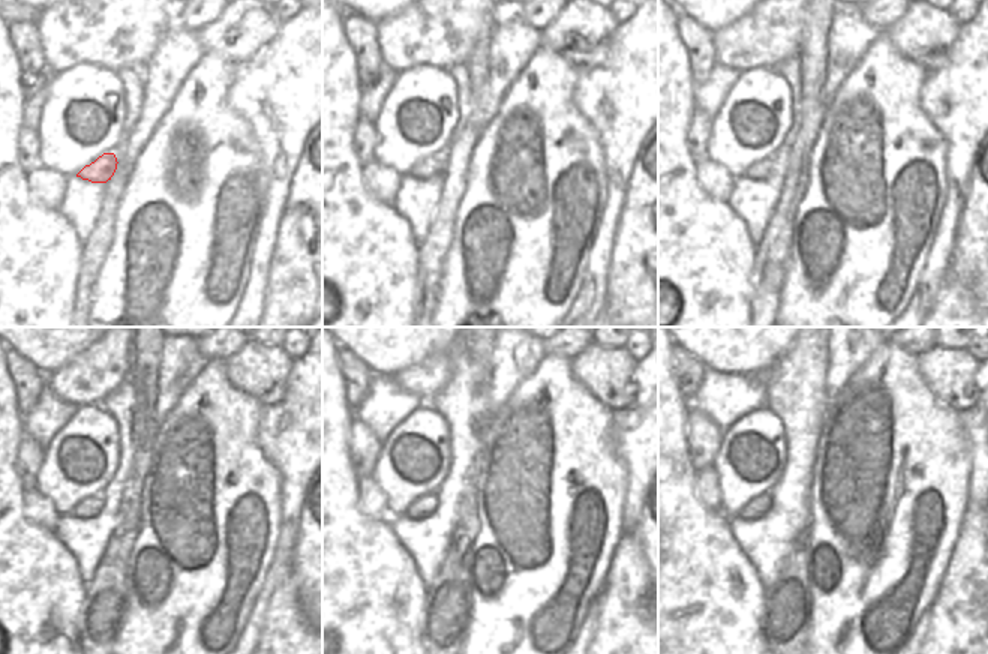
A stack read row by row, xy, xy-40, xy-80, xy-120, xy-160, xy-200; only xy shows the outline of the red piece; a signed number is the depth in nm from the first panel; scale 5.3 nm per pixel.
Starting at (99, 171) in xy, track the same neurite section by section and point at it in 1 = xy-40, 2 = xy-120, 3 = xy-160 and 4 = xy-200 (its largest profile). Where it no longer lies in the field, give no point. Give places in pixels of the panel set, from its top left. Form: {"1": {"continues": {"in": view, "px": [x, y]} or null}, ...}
{"1": {"continues": {"in": "xy-40", "px": [435, 165]}}, "2": {"continues": {"in": "xy-120", "px": [90, 507]}}, "3": {"continues": {"in": "xy-160", "px": [423, 507]}}, "4": {"continues": {"in": "xy-200", "px": [757, 507]}}}

